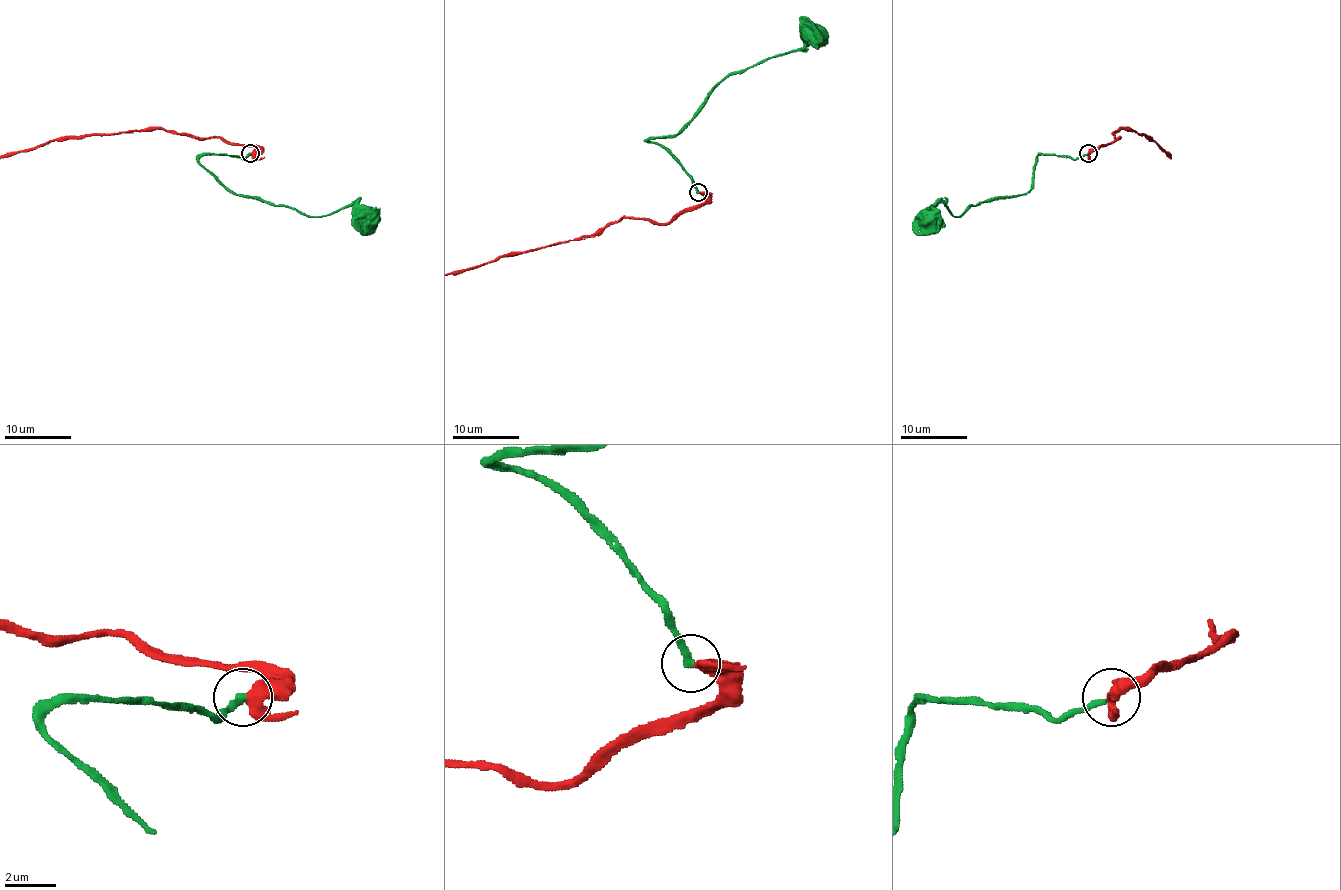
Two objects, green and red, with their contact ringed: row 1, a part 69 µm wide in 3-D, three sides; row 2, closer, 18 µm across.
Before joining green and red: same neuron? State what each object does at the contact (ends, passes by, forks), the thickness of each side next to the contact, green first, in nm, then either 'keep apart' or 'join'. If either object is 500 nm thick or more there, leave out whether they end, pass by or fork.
green ends; red passes by; calibres 280 and 380 nm; keep apart

